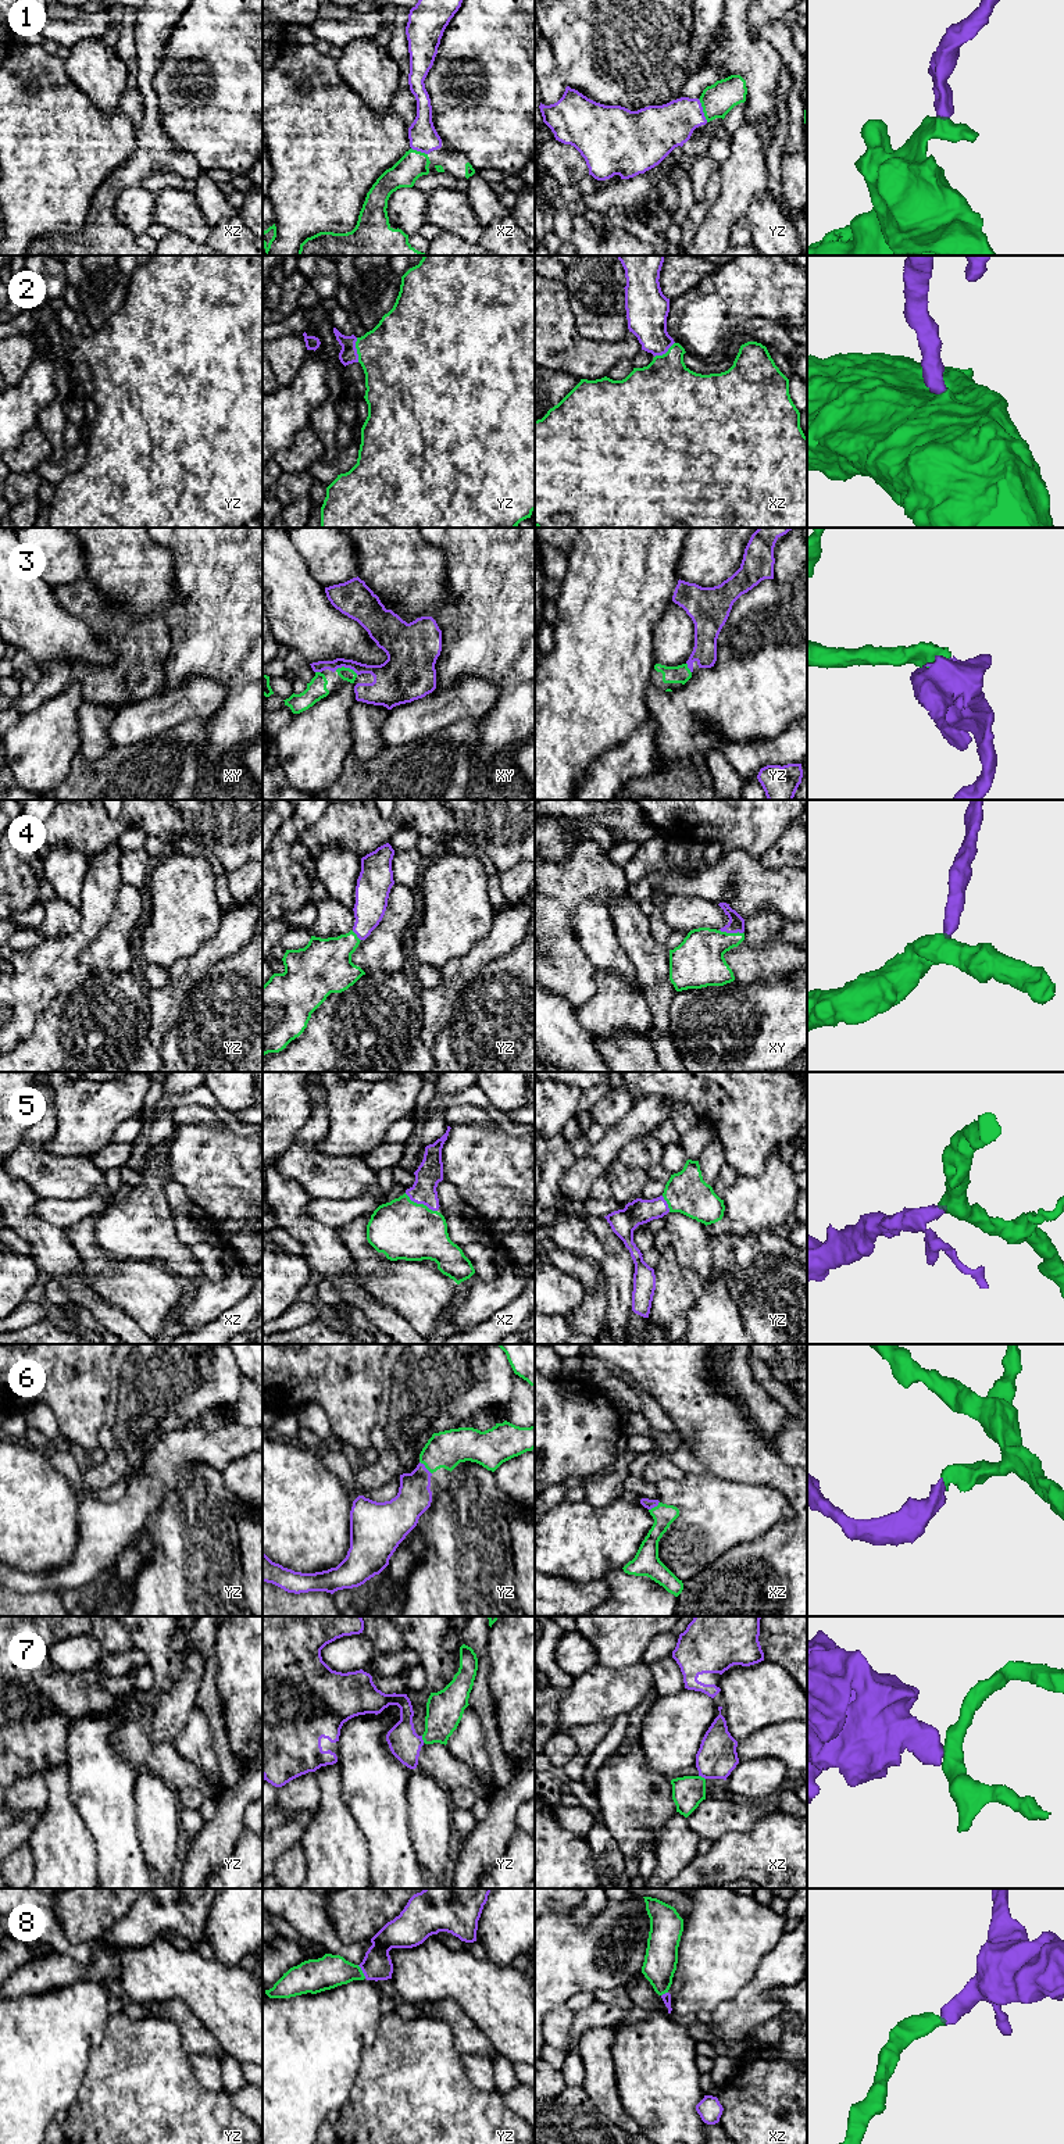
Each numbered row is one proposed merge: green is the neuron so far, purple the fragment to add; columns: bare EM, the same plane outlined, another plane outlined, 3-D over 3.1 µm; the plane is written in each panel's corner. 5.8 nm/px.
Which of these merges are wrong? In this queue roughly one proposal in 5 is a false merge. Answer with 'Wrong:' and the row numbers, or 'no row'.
Wrong: 7

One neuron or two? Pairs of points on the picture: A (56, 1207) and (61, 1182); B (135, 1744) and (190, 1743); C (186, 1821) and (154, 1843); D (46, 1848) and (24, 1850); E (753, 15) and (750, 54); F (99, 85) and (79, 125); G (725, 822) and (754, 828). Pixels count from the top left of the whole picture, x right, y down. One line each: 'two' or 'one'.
A: two
B: two
C: two
D: two
E: two
F: two
G: one

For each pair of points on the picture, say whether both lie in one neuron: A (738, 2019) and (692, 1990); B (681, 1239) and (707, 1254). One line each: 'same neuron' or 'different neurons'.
A: different neurons
B: same neuron

